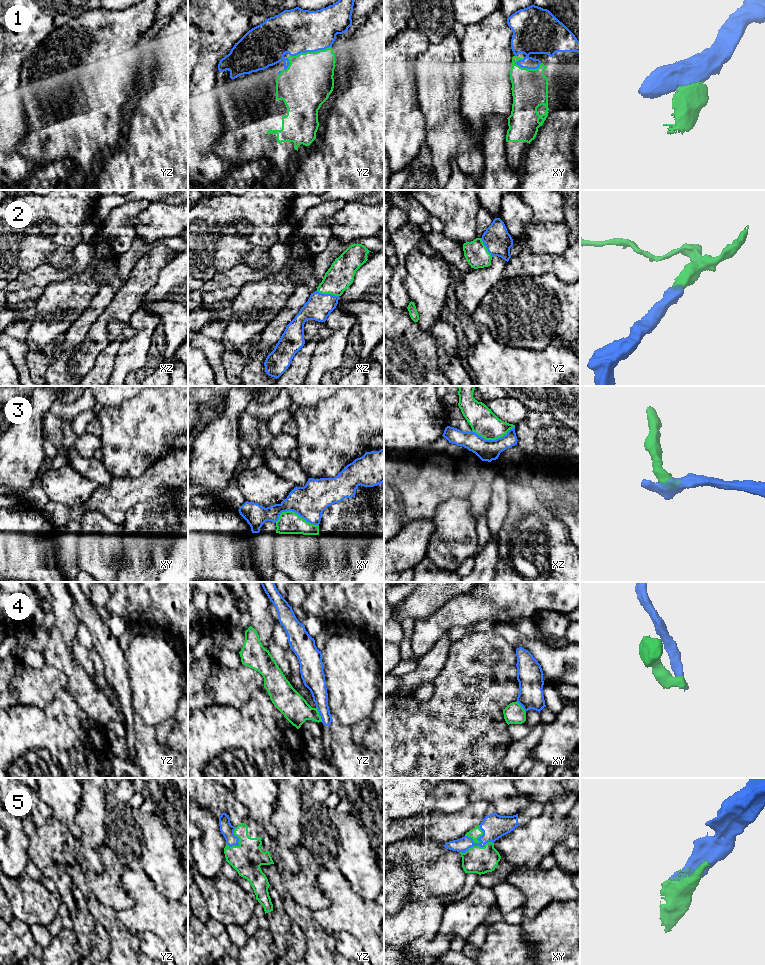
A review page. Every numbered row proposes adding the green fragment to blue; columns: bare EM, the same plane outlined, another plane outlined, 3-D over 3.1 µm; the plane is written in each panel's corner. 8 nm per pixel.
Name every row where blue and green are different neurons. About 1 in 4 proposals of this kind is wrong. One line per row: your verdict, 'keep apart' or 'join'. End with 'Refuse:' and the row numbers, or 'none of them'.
1: join
2: join
3: keep apart
4: keep apart
5: join
Refuse: 3, 4

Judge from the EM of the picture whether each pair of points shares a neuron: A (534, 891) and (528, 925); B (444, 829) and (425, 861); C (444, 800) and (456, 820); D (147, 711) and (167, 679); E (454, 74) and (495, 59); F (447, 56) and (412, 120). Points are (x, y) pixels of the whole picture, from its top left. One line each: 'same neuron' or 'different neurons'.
A: different neurons
B: different neurons
C: different neurons
D: same neuron
E: different neurons
F: different neurons

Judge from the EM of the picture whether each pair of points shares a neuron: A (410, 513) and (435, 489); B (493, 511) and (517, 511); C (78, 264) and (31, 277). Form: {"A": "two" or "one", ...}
{"A": "one", "B": "two", "C": "one"}

